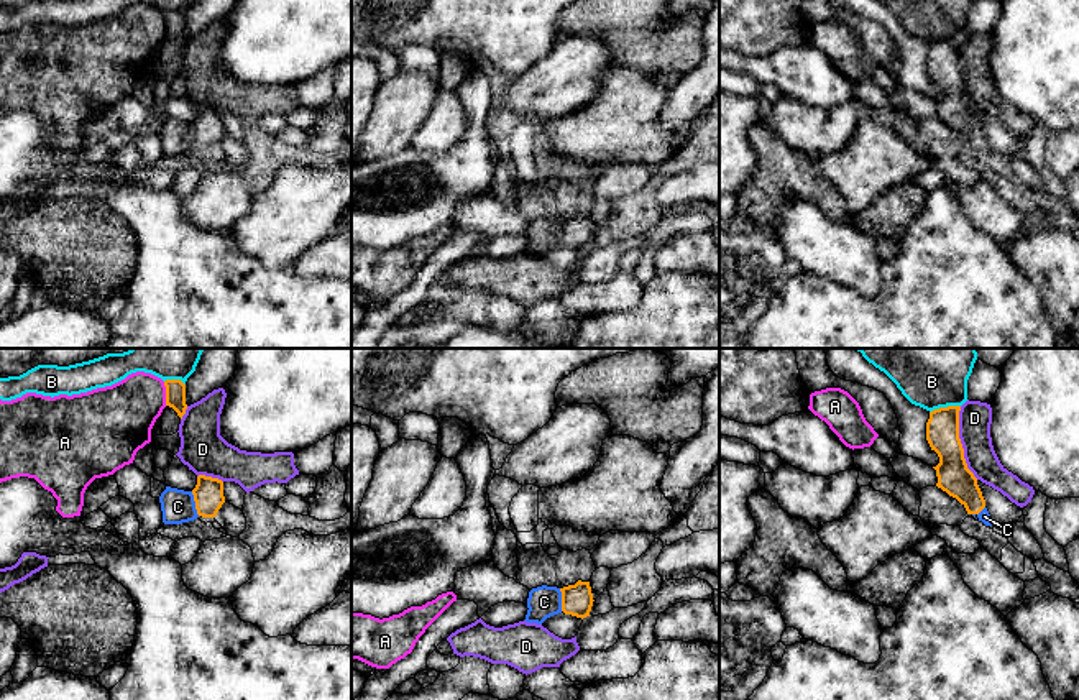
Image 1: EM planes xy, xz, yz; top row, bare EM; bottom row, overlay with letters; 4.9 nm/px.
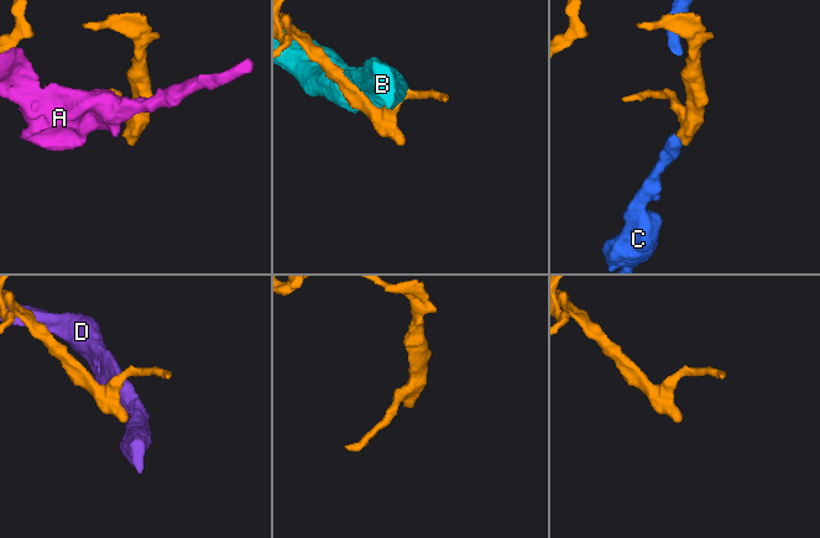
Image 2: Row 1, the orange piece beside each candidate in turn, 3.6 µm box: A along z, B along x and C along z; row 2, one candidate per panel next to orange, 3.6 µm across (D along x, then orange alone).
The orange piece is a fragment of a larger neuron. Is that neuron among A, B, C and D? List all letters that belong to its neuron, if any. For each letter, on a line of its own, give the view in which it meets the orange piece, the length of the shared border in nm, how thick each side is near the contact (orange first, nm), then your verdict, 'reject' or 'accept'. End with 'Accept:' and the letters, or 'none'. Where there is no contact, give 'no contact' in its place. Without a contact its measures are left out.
A: contact in xy; length 120 nm; calibres 100 and 320 nm; reject
B: contact in yz; length 160 nm; calibres 160 and 200 nm; reject
C: contact in xy; length 130 nm; calibres 140 and 170 nm; accept
D: contact in yz; length 380 nm; calibres 160 and 160 nm; reject
Accept: C

